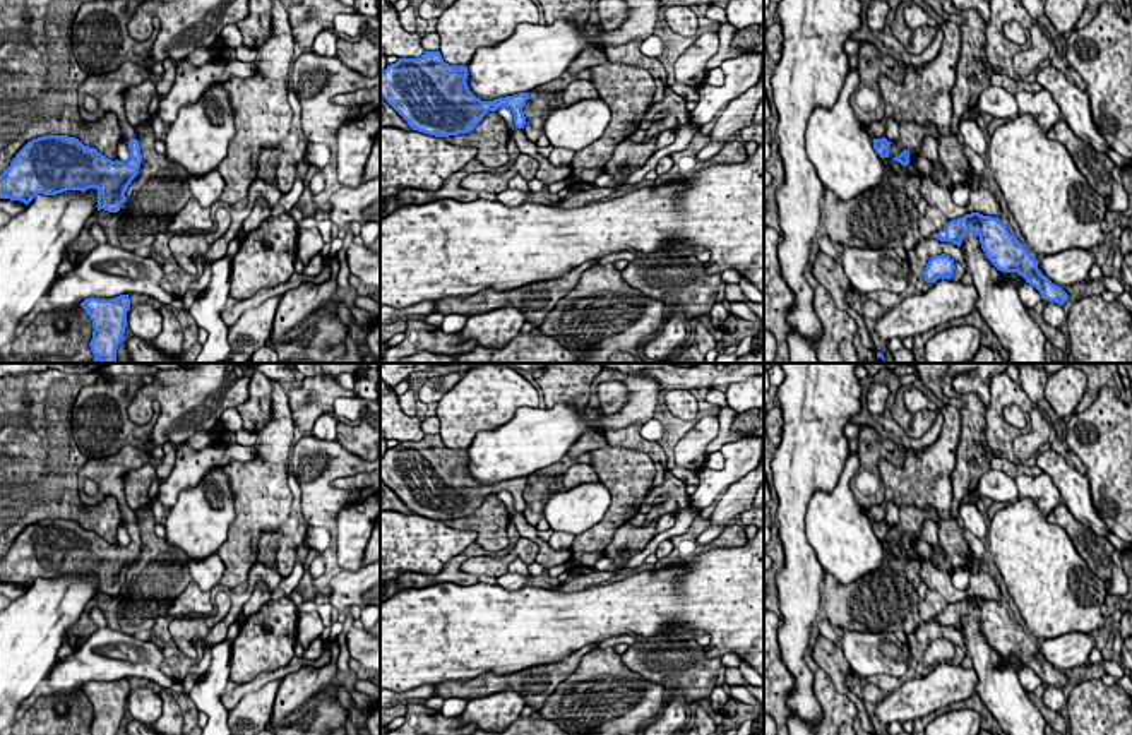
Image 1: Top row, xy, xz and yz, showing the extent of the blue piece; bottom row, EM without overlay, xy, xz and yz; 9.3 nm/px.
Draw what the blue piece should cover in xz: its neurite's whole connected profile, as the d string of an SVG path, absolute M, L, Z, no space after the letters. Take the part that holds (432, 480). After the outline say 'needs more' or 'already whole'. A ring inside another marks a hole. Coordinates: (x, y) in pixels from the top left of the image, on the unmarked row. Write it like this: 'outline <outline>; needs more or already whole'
outline M425 435L420 442L399 442L396 447L387 449L380 457L380 480L413 514L435 521L468 517L474 514L488 495L497 495L502 490L514 497L515 512L524 512L526 500L522 492L529 483L529 476L481 485L469 475L468 459L468 451L445 447L440 435Z; already whole

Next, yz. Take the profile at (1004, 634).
outline M971 596L962 601L952 603L945 608L945 618L933 617L932 620L940 625L952 625L961 630L966 617L980 620L981 632L986 642L1002 656L1017 656L1034 670L1043 684L1063 689L1069 678L1053 668L1038 653L1038 644L1024 632L1024 629L1009 617L1007 610L992 600Z; already whole

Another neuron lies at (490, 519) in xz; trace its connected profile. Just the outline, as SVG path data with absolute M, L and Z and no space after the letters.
M488 495L471 516L444 523L454 529L480 533L485 538L481 547L488 552L509 548L507 524L510 516L497 495Z

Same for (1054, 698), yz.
M1048 685L1041 699L1045 706L1050 708L1052 711L1060 711L1062 706L1067 702L1063 690L1055 685Z

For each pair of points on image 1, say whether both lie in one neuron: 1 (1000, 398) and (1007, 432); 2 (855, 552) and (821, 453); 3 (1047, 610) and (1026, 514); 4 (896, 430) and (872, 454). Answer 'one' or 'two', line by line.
1: one
2: two
3: one
4: two

